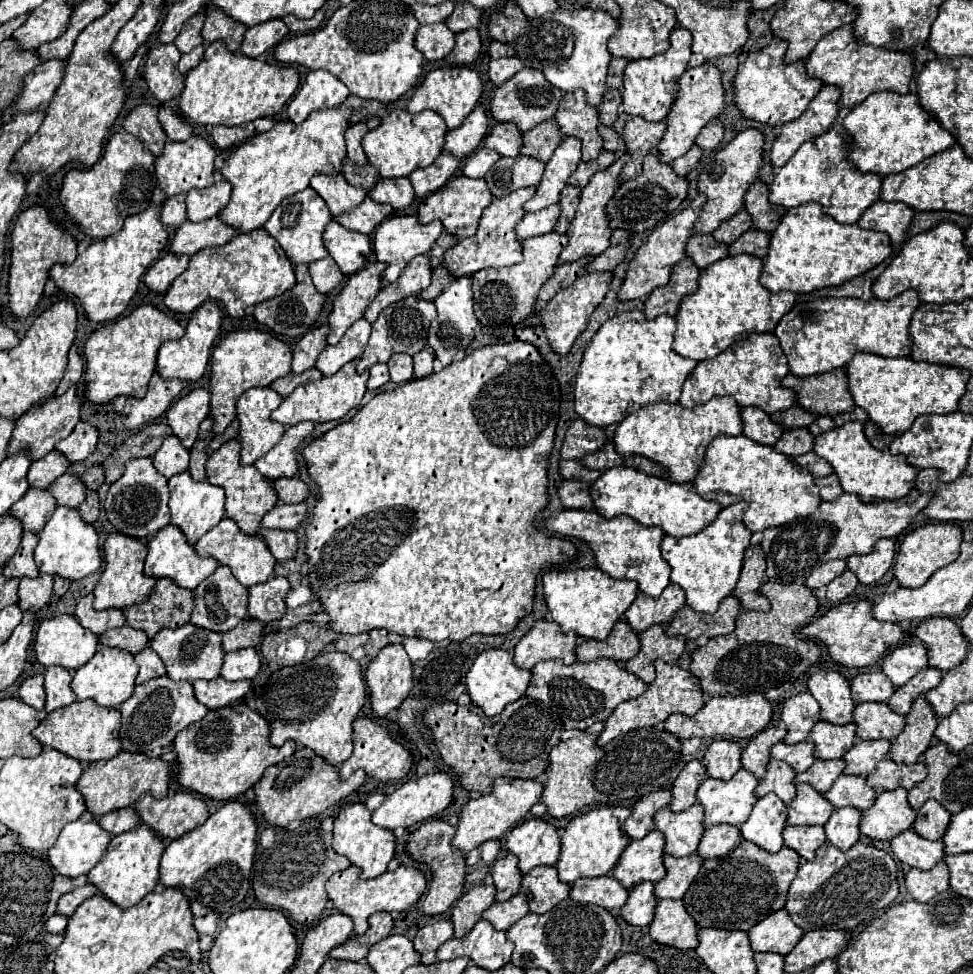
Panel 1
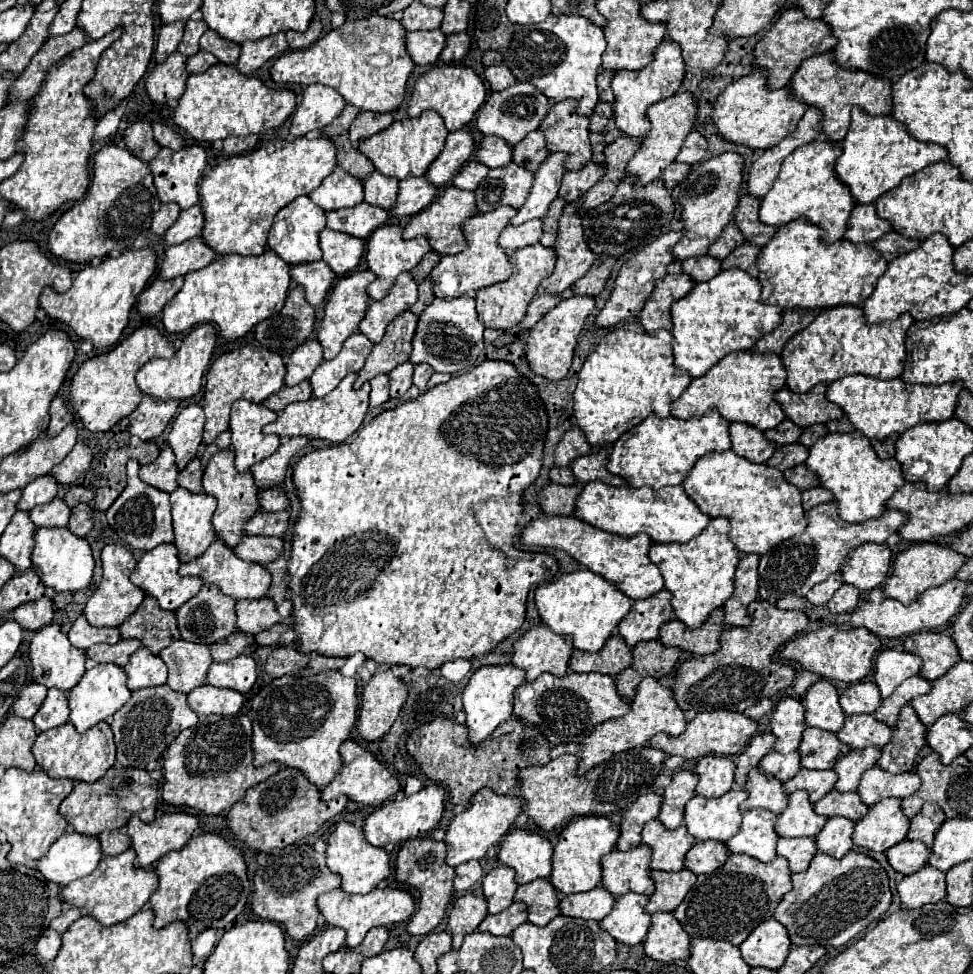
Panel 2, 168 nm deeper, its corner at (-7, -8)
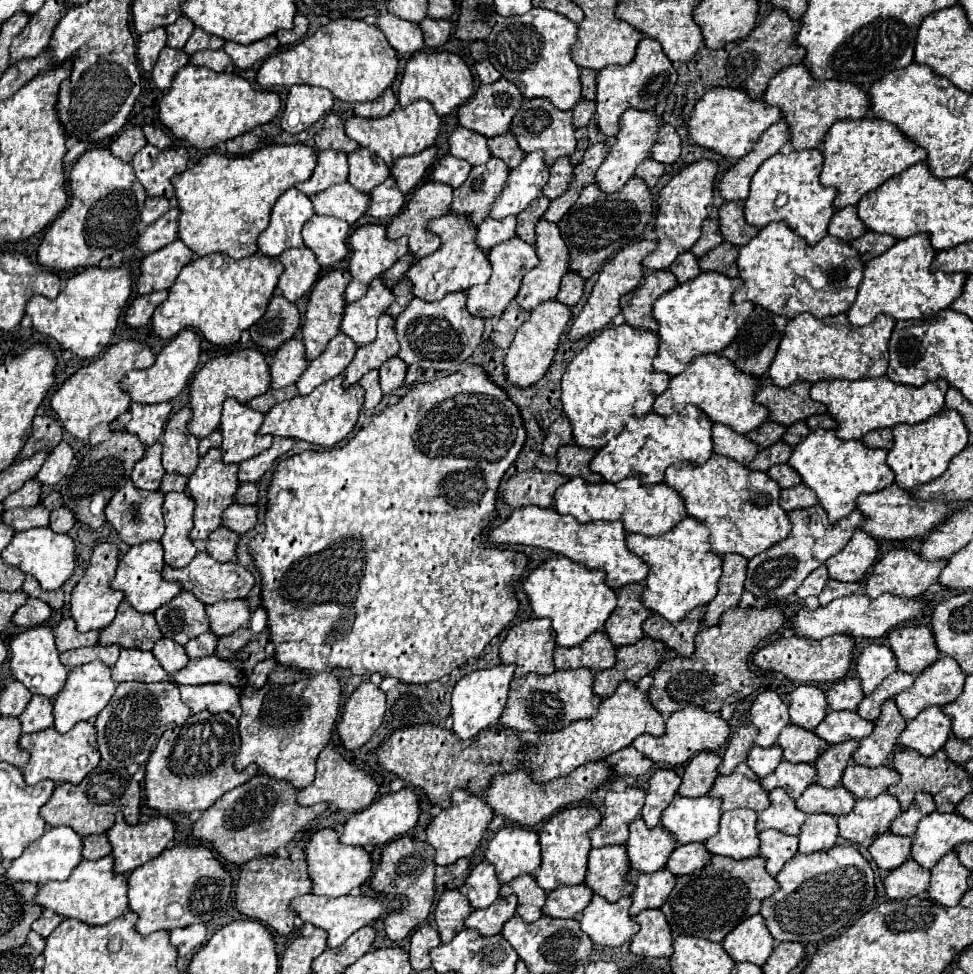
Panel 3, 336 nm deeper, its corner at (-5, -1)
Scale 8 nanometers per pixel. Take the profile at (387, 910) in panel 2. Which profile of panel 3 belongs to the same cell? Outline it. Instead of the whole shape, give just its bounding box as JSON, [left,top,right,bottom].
[290,894,402,948]

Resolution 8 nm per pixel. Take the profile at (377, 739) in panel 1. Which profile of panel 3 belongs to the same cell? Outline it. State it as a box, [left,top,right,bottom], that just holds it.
[296,748,378,814]

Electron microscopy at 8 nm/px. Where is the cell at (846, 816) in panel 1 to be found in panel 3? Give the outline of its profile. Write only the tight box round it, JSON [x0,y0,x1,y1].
[798,814,838,854]

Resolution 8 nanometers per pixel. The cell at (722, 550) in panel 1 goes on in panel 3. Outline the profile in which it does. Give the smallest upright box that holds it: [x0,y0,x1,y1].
[626,518,722,624]

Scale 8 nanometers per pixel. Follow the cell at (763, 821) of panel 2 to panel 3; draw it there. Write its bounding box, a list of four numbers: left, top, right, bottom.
[706,808,760,860]

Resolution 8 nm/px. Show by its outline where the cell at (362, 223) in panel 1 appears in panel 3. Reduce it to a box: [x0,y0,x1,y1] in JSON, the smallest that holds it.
[310,182,370,224]

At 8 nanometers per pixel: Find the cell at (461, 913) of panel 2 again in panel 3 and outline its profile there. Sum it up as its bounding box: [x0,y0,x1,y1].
[434,890,472,944]

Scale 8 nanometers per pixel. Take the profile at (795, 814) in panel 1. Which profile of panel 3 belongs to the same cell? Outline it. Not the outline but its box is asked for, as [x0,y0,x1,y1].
[756,788,806,836]

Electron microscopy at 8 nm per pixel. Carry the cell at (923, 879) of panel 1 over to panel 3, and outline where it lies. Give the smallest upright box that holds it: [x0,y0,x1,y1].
[884,858,930,900]

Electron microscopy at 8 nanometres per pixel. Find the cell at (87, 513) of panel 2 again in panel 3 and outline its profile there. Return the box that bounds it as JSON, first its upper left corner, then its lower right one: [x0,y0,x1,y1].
[48,508,76,534]

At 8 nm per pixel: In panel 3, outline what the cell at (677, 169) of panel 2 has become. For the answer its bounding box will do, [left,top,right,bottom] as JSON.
[636,158,668,188]

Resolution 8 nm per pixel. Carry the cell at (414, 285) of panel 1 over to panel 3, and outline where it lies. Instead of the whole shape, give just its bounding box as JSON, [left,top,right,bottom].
[340,278,394,346]

